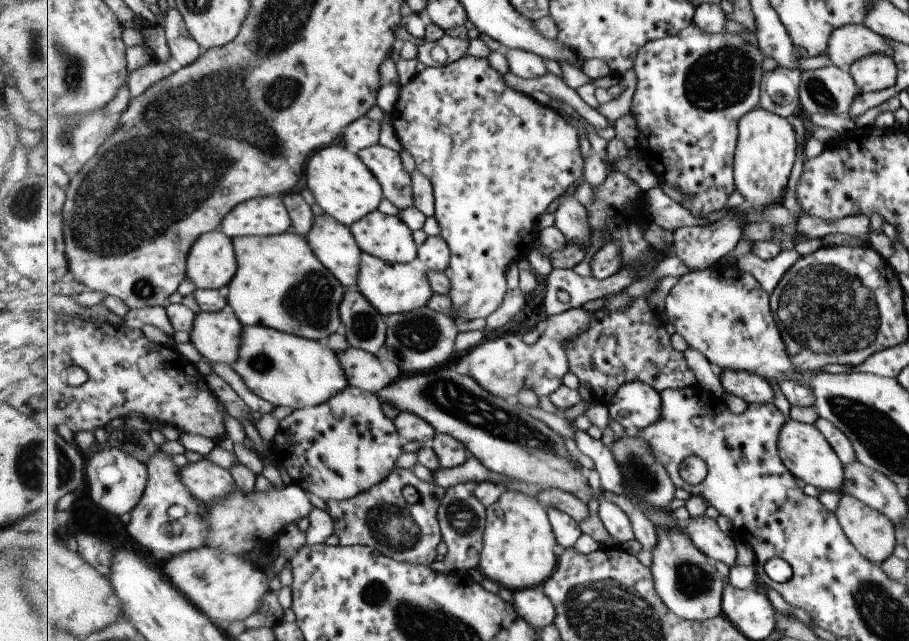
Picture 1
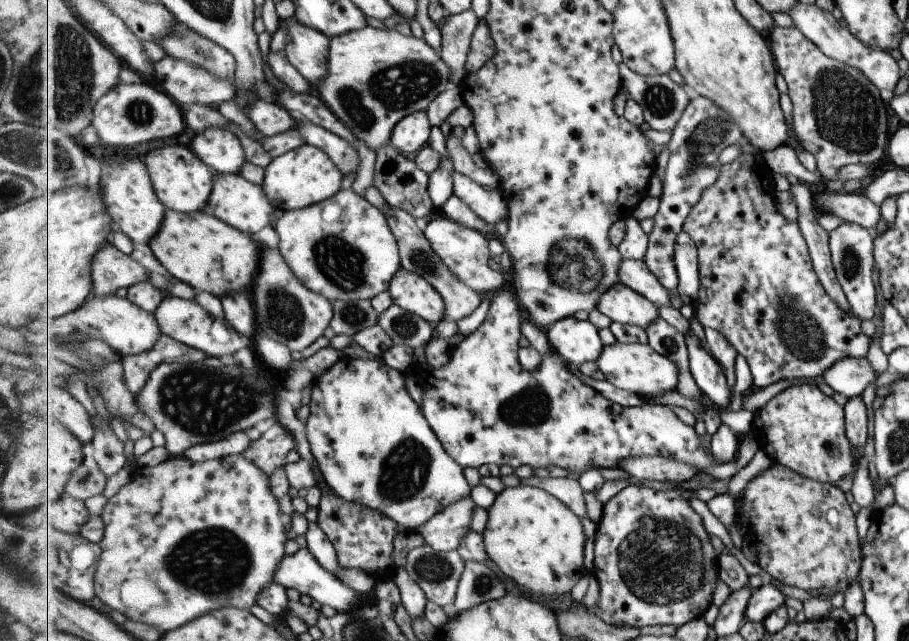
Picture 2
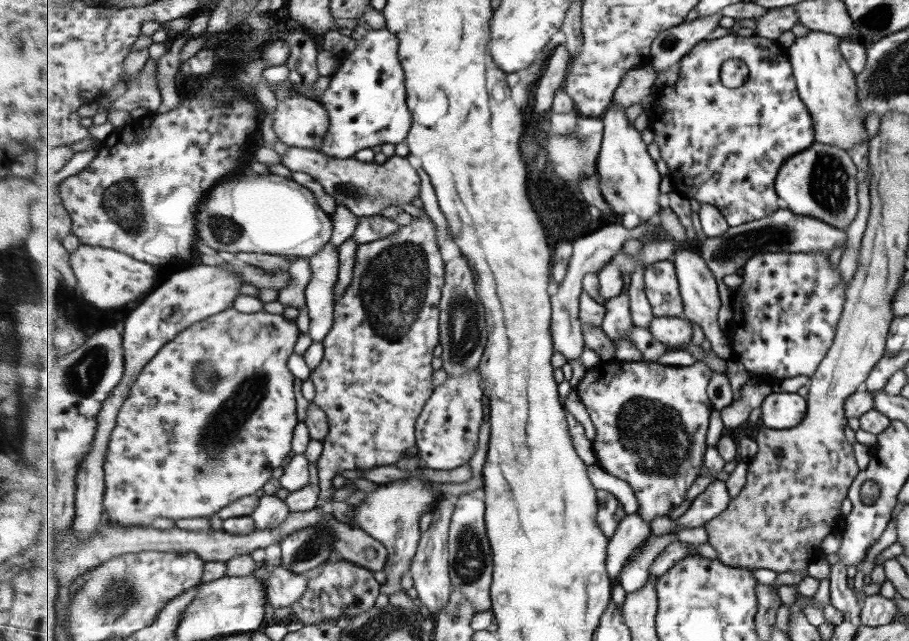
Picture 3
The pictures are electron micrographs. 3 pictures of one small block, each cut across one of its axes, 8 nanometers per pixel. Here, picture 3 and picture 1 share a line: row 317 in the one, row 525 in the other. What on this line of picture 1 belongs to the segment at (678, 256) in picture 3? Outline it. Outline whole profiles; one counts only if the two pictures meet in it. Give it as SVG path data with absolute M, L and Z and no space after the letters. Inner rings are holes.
M700 515L684 522L684 530L691 540L714 562L723 562L730 568L737 562L737 548L731 536L727 536L719 524L707 516Z

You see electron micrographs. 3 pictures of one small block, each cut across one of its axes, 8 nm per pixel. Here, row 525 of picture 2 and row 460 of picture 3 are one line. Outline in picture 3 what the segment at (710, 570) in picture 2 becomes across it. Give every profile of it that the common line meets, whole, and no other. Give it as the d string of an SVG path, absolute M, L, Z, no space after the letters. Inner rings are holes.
M602 360L584 373L575 387L594 422L597 438L591 442L597 464L609 474L626 480L633 487L639 510L637 513L651 522L656 516L668 516L671 508L683 504L685 491L697 480L707 452L707 430L713 414L707 386L713 370L702 361L683 368L663 366L651 361Z

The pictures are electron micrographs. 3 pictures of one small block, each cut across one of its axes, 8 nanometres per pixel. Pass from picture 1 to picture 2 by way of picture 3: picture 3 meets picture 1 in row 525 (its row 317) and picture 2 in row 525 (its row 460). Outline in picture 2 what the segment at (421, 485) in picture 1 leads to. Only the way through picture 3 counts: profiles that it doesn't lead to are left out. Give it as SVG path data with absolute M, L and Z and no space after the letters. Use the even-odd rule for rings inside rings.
M321 487L320 490L321 502L317 508L317 523L336 548L340 565L348 569L364 570L378 580L394 577L396 566L392 556L394 538L401 531L398 524L393 519L385 517L382 512L341 498L331 488L325 491Z

